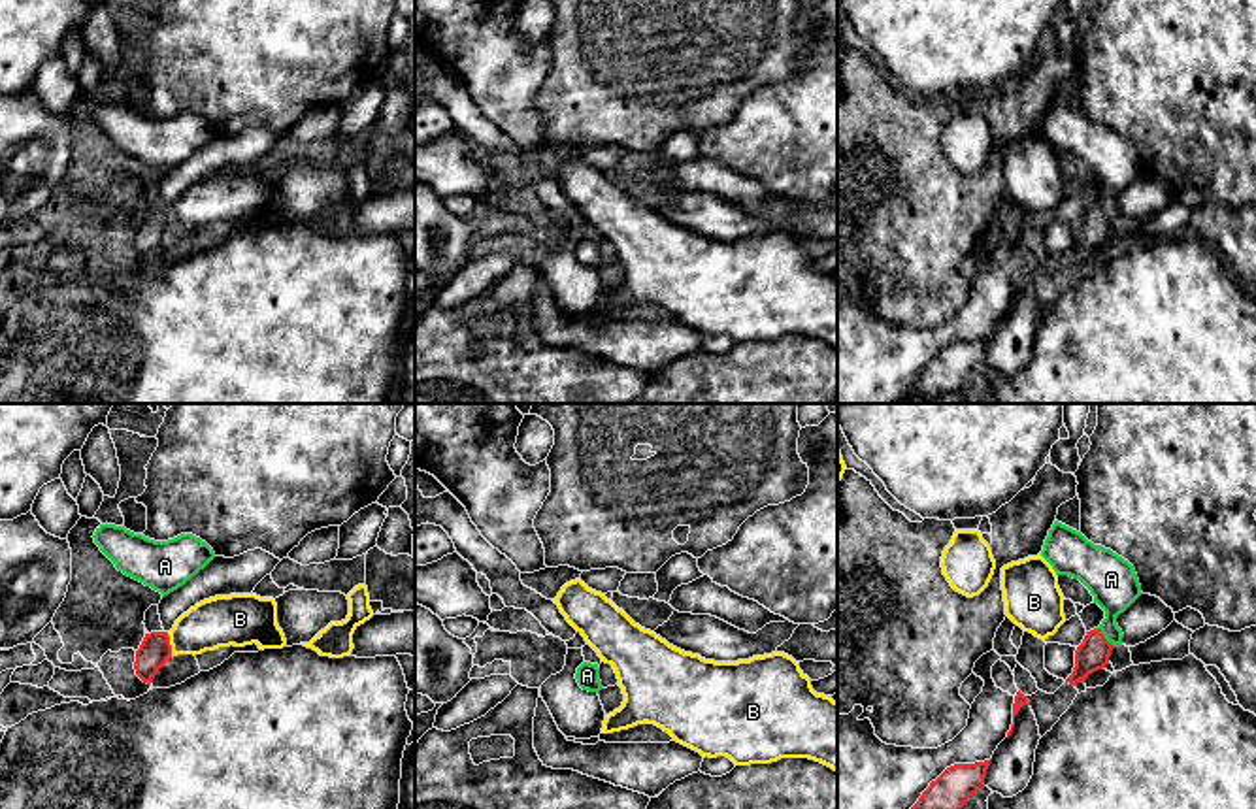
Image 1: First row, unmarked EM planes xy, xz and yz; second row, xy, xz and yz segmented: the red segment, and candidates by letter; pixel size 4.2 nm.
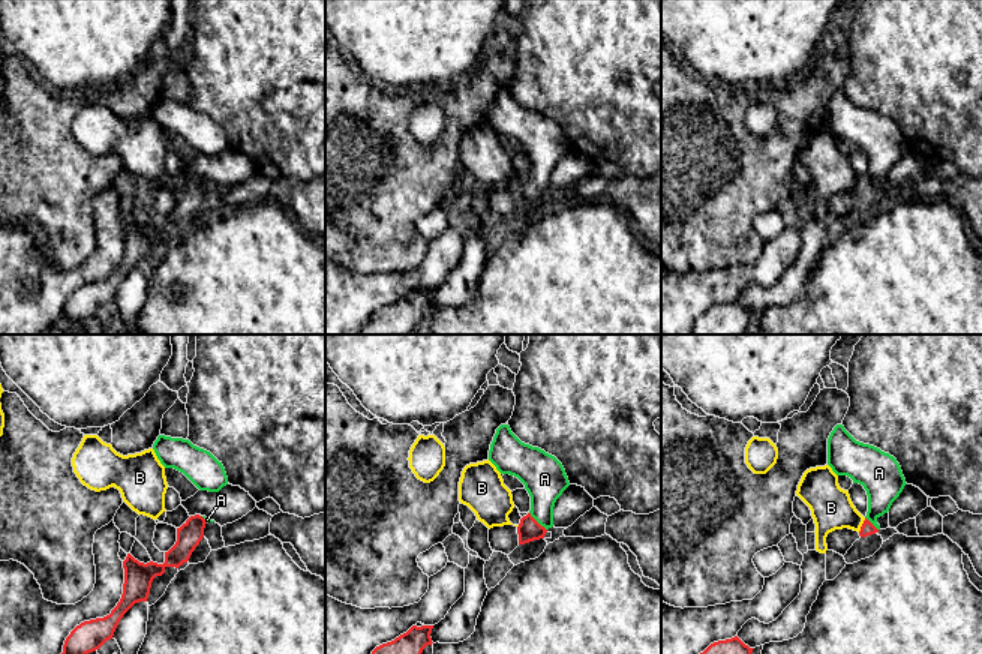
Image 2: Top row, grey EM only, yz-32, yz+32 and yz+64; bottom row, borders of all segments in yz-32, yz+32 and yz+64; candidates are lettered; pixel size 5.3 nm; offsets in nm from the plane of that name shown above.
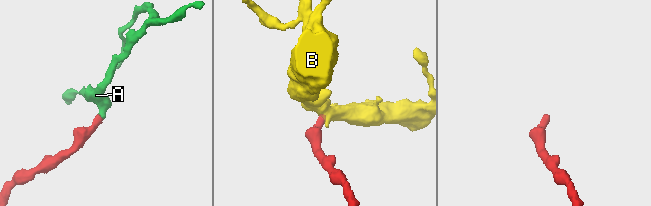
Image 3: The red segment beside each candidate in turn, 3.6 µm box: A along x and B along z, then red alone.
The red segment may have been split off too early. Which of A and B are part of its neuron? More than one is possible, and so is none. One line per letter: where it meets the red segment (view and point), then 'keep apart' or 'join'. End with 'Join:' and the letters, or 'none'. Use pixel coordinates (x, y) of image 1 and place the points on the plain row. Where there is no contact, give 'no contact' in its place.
A: yz (1104, 215) | join
B: xy (168, 219) | keep apart
Join: A

